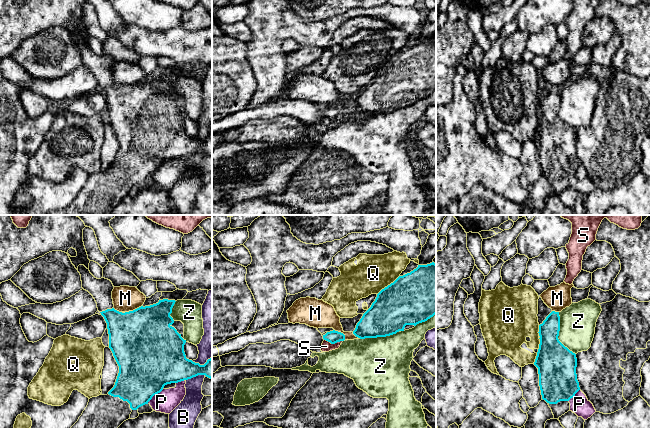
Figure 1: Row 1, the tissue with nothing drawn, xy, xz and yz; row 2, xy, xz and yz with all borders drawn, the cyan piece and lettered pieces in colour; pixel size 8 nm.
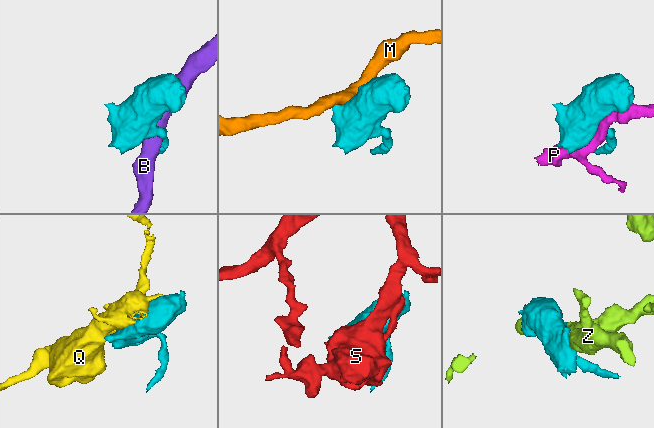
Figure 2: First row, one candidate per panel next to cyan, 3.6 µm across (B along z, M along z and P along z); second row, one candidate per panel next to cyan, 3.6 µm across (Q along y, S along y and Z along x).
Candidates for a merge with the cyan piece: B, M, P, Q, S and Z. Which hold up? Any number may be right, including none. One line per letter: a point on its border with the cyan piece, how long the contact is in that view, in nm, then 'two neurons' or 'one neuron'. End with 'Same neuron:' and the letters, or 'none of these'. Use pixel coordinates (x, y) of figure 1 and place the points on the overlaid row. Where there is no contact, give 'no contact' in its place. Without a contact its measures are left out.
B: meets cyan in xy at (195, 376); contact 170 nm long; two neurons
M: meets cyan in xy at (133, 310); contact 150 nm long; two neurons
P: meets cyan in xy at (154, 394); contact 180 nm long; two neurons
Q: meets cyan in xz at (388, 285); contact 240 nm long; two neurons
S: meets cyan in xz at (333, 343); contact 150 nm long; two neurons
Z: meets cyan in yz at (558, 334); contact 380 nm long; two neurons
Same neuron: none of these

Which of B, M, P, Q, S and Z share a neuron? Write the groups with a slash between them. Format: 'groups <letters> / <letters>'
groups B / M / P / Q / S / Z

